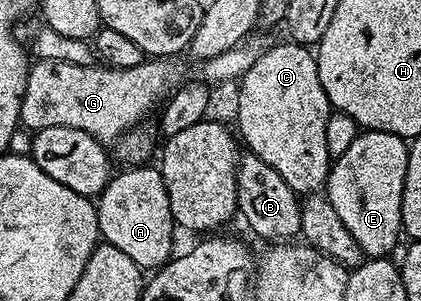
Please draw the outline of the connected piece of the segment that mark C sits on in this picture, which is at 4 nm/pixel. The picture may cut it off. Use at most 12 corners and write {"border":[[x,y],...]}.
{"border":[[261,51],[240,77],[243,147],[297,194],[330,157],[315,55]]}

